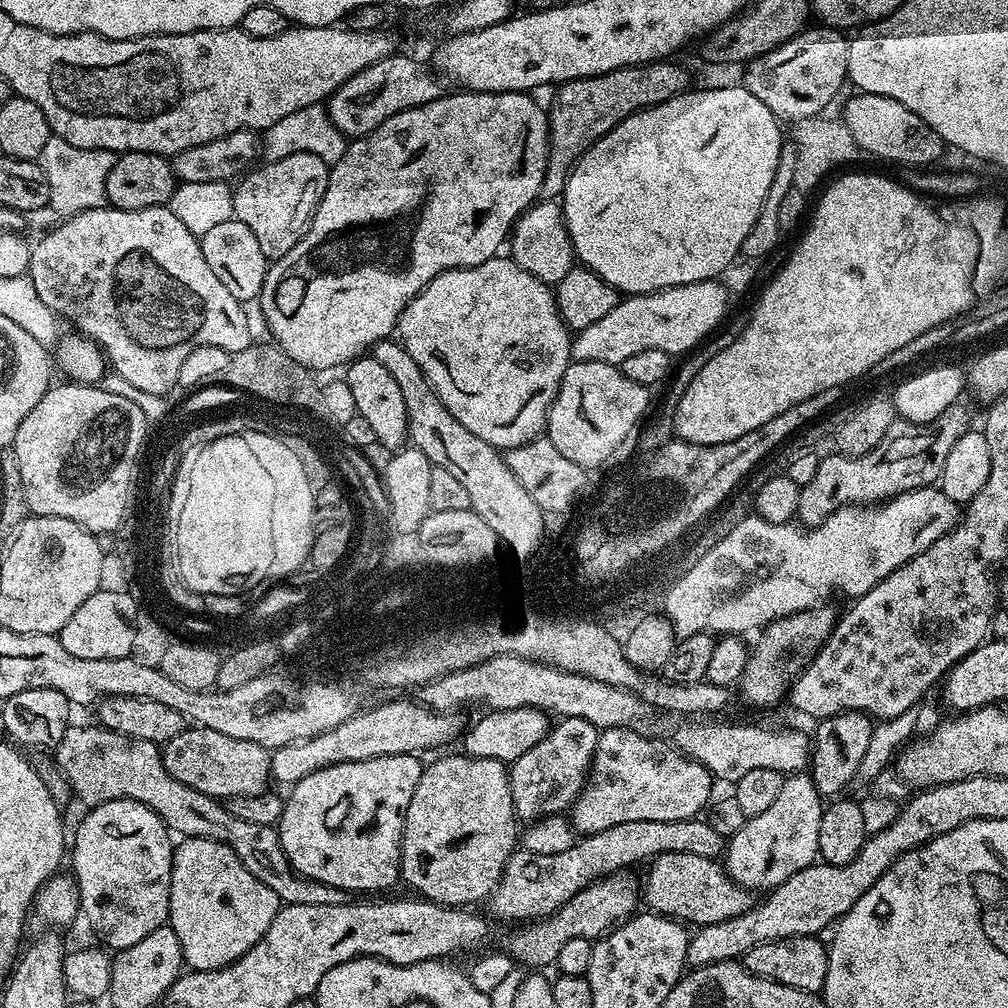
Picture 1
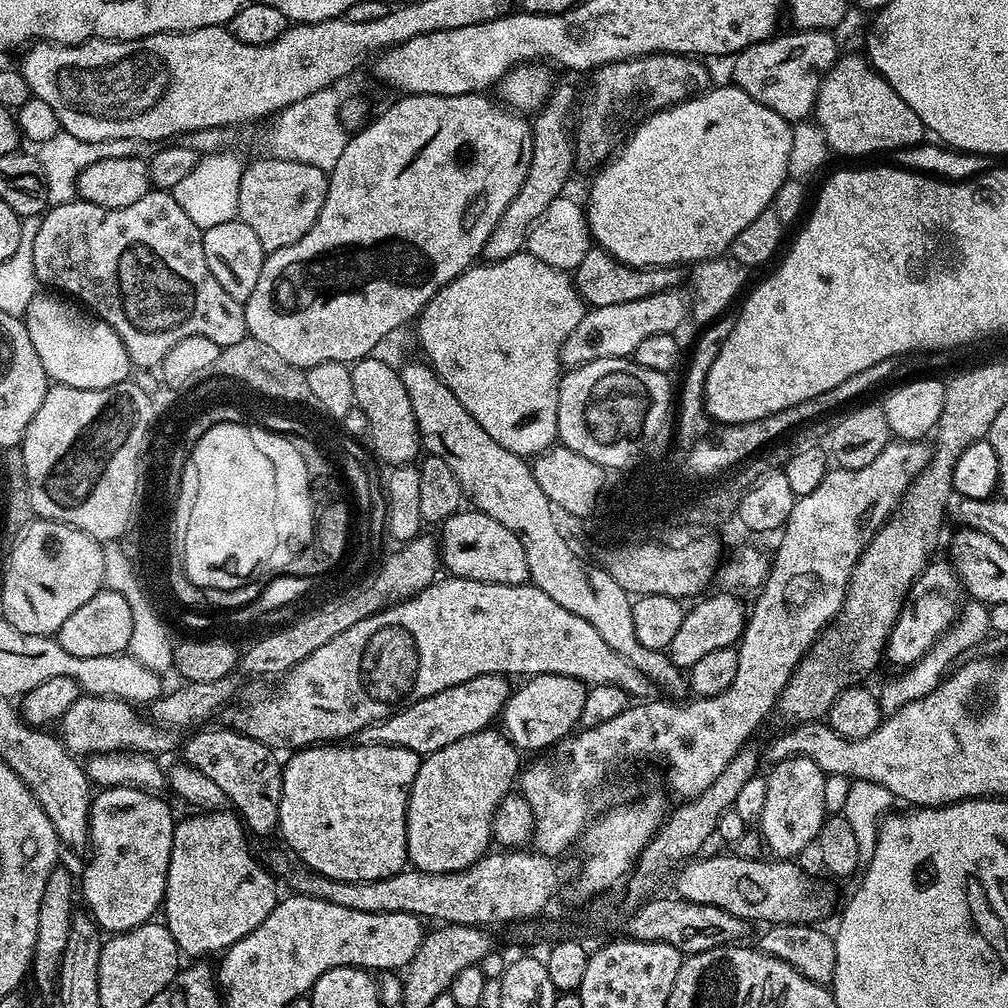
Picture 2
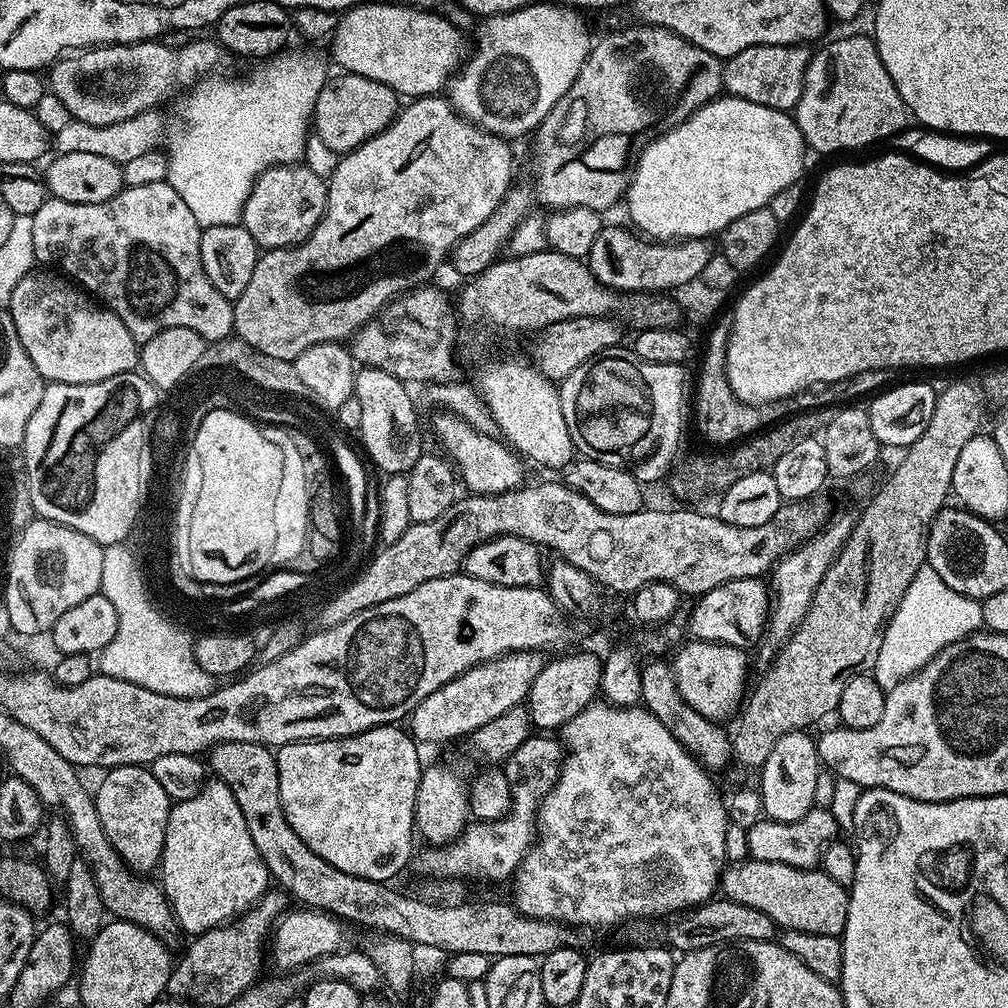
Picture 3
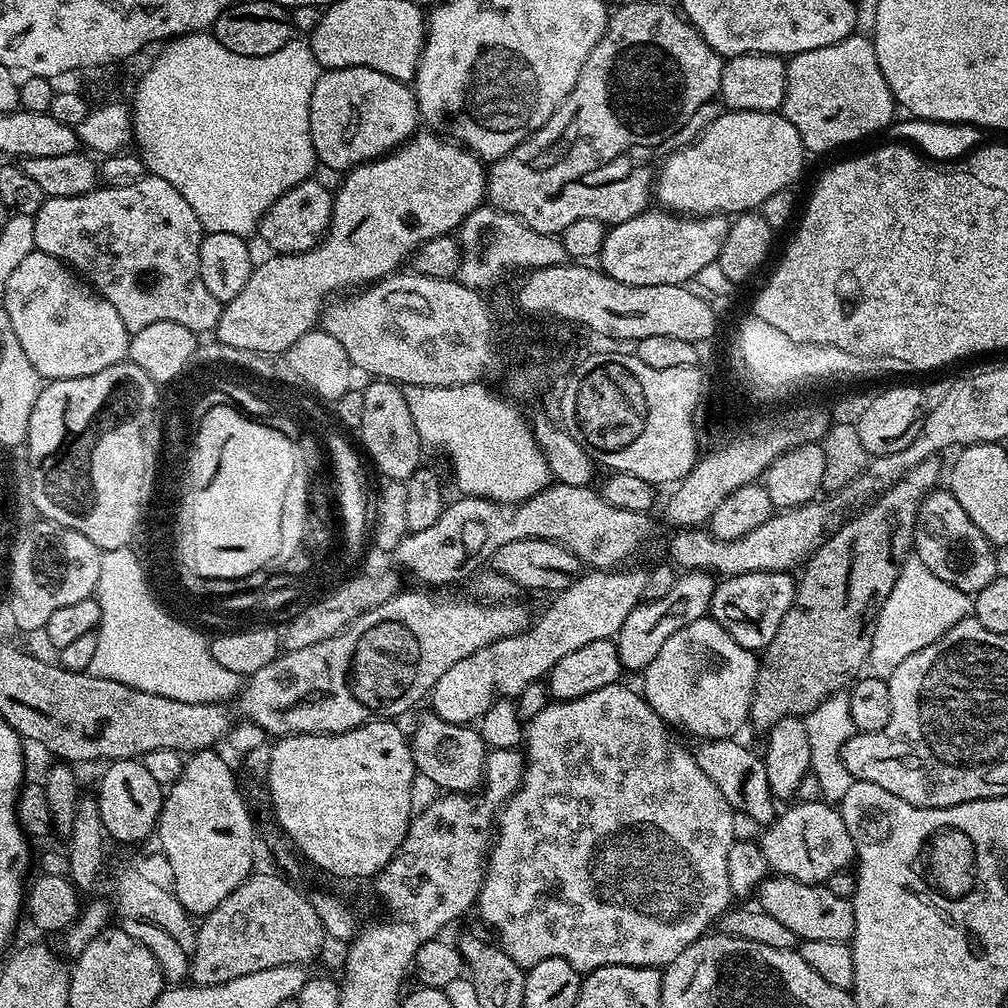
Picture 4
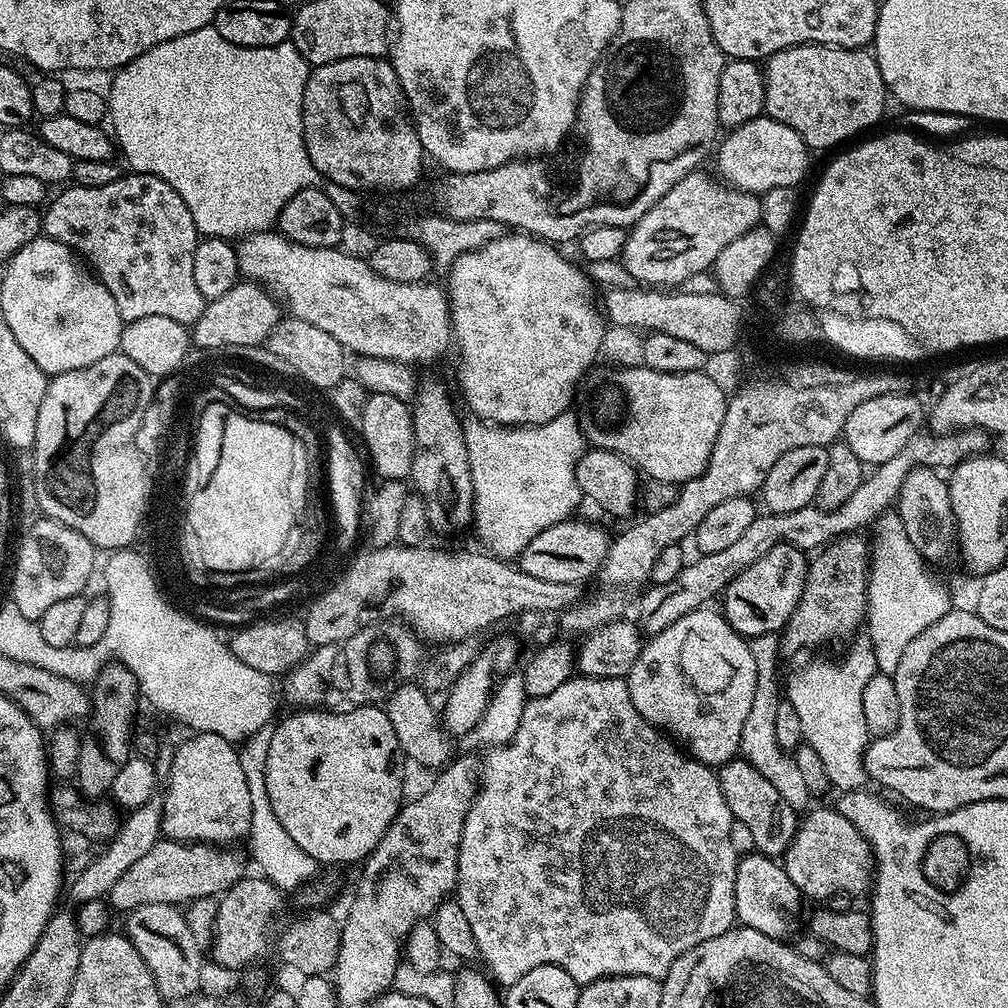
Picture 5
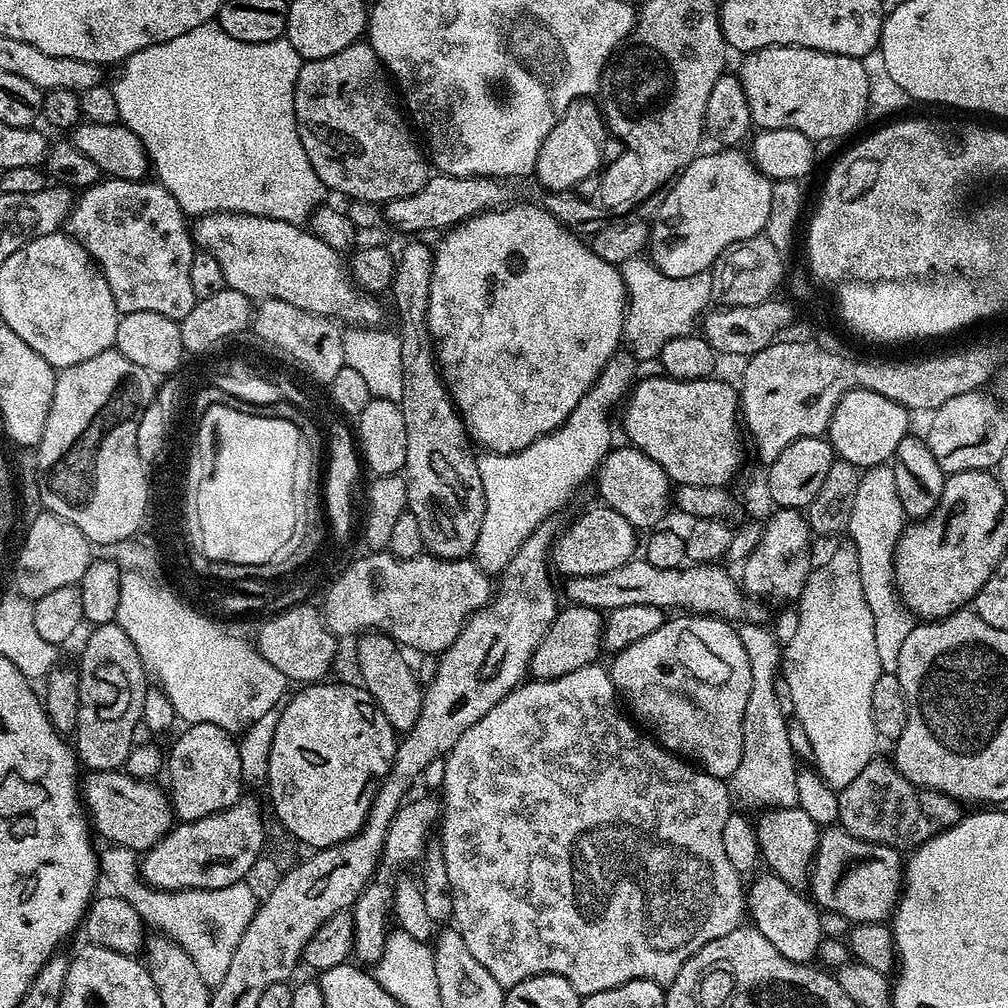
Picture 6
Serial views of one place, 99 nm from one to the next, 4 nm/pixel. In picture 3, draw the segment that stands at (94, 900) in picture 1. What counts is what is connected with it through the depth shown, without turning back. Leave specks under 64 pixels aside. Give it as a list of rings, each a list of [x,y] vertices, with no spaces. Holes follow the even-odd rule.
[[[131,764],[107,769],[103,773],[104,781],[94,788],[94,799],[98,818],[102,818],[102,826],[108,841],[114,846],[116,853],[123,858],[124,863],[137,874],[148,874],[160,862],[164,853],[164,839],[166,838],[166,822],[170,818],[170,810],[174,801],[162,790],[158,778],[154,778],[151,767]]]

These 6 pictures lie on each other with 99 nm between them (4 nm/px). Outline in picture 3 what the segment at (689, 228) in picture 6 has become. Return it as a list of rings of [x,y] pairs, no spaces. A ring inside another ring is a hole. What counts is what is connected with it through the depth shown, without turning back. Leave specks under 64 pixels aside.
[[[601,227],[598,238],[594,238],[594,246],[590,246],[586,257],[588,269],[592,271],[596,281],[605,284],[607,288],[616,289],[621,294],[664,294],[680,288],[686,282],[698,278],[706,262],[714,255],[713,245],[711,248],[707,239],[653,242],[625,228]]]

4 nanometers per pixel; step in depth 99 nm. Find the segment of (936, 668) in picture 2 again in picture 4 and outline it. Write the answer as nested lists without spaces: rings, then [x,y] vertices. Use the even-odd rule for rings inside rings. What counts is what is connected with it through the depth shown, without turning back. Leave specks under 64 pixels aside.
[[[909,558],[903,561],[894,588],[876,615],[867,663],[871,675],[886,678],[894,674],[894,670],[898,670],[899,664],[905,658],[910,658],[910,654],[942,638],[942,634],[946,634],[946,630],[950,630],[958,621],[969,619],[972,601],[969,593],[950,586],[950,582],[942,582],[938,574],[930,574],[921,560]]]

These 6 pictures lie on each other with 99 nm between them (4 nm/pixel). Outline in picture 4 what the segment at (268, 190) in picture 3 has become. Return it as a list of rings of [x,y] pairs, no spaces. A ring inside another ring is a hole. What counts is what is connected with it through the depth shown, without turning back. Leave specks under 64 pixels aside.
[[[303,180],[298,186],[286,190],[286,194],[266,210],[258,225],[258,236],[264,239],[266,247],[272,248],[268,250],[276,254],[295,256],[297,252],[309,252],[327,233],[332,220],[333,199],[333,193],[315,180]]]

